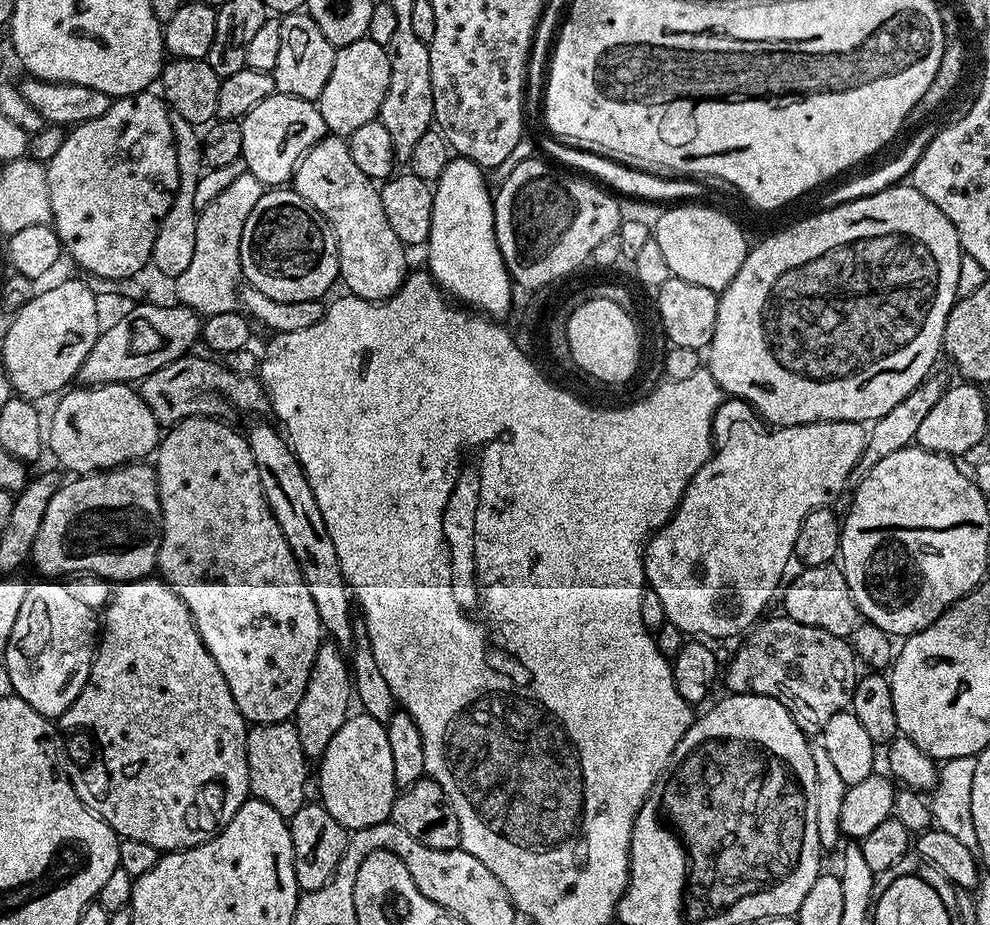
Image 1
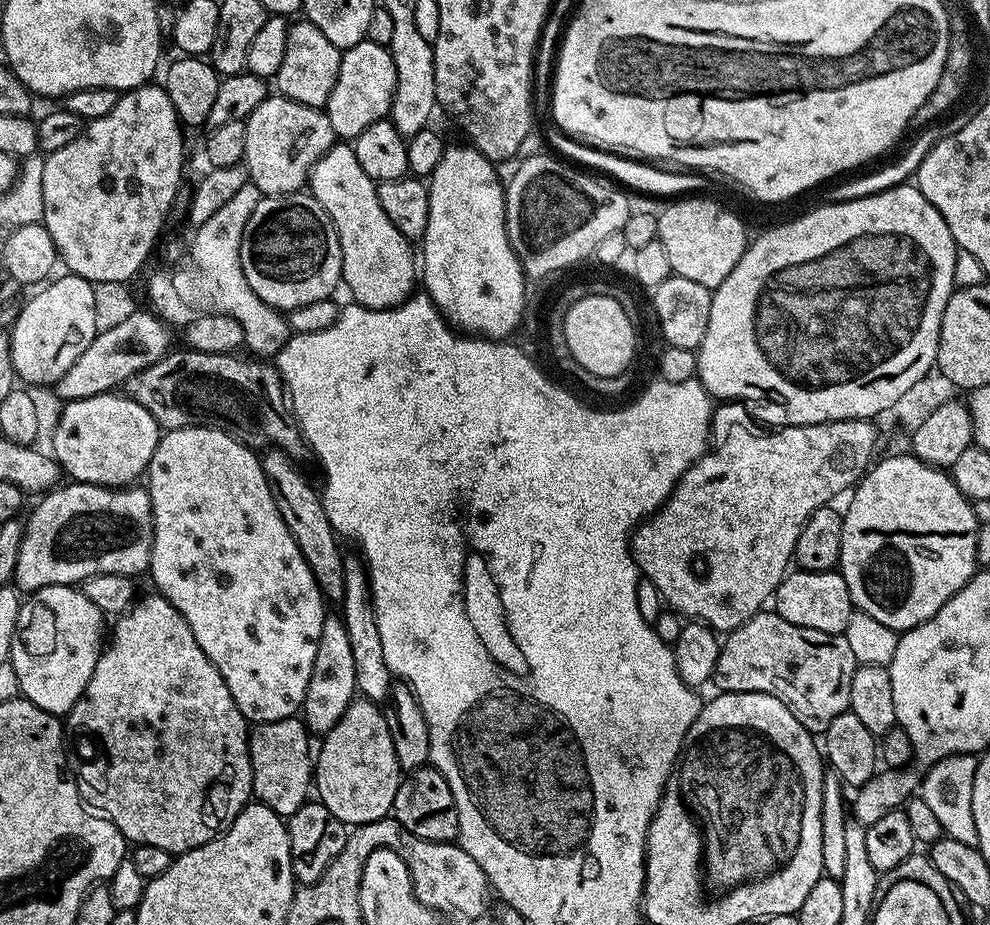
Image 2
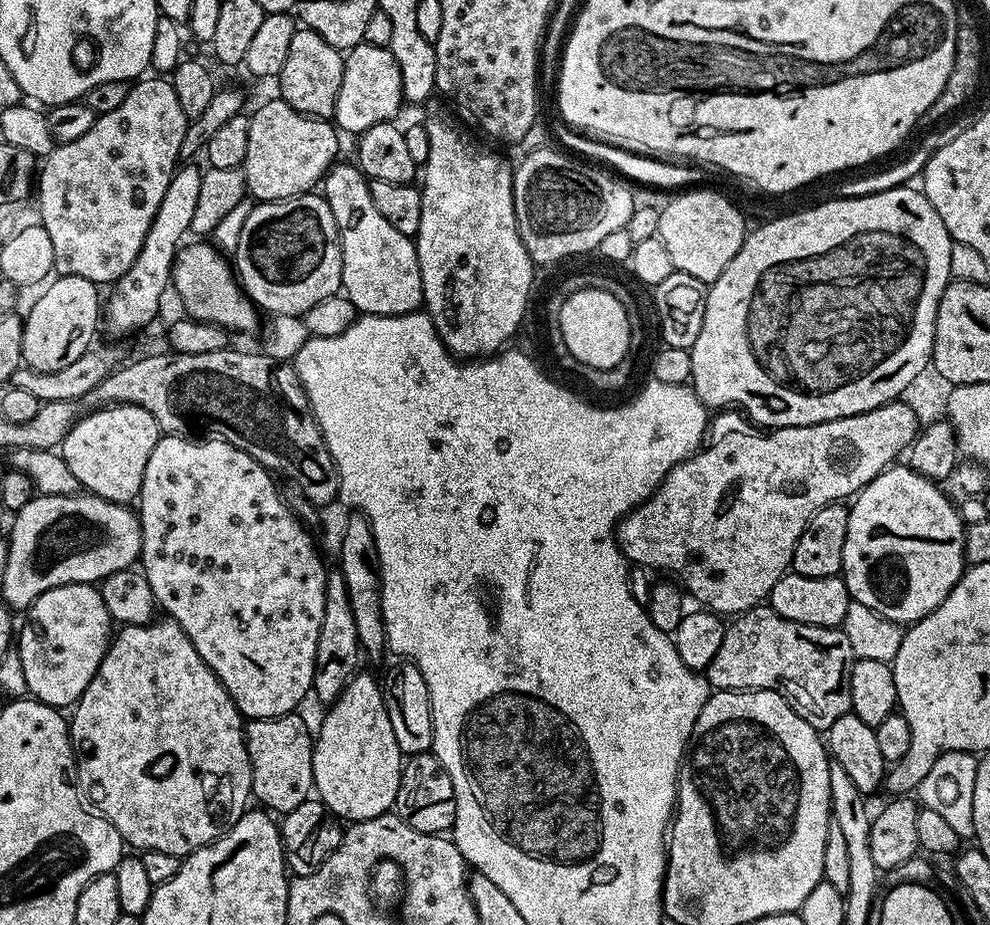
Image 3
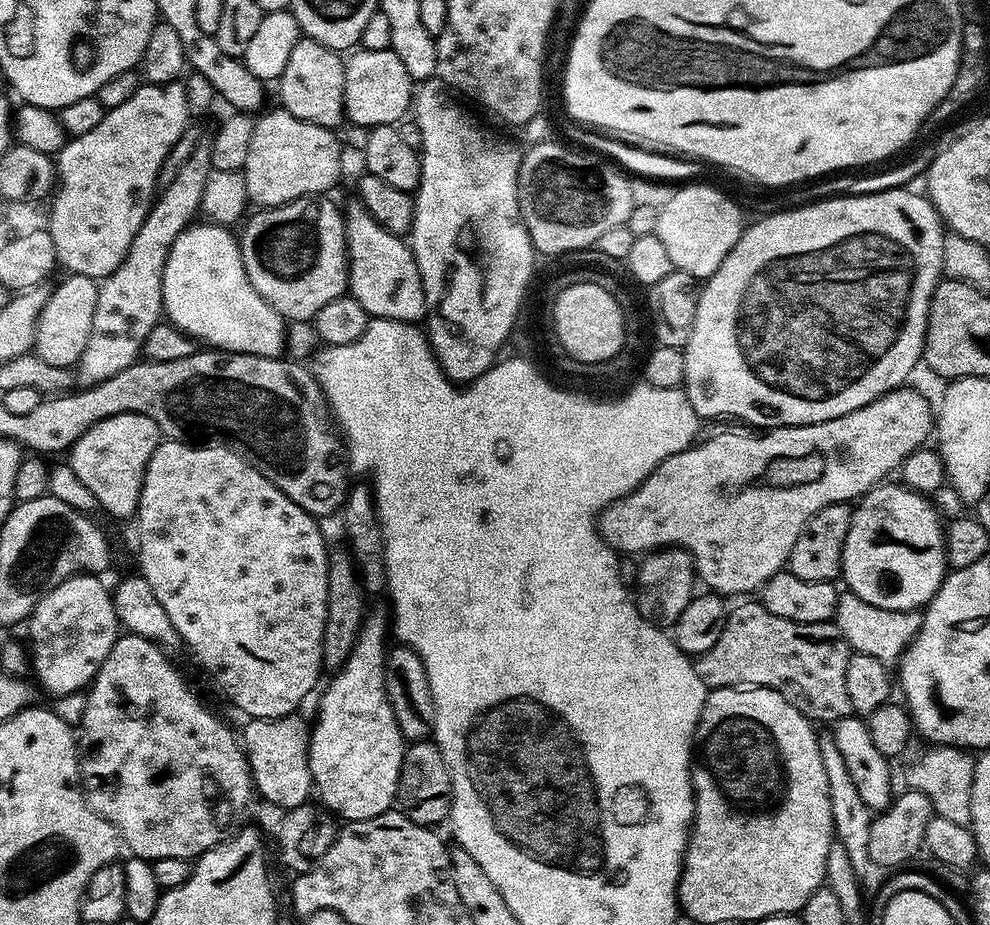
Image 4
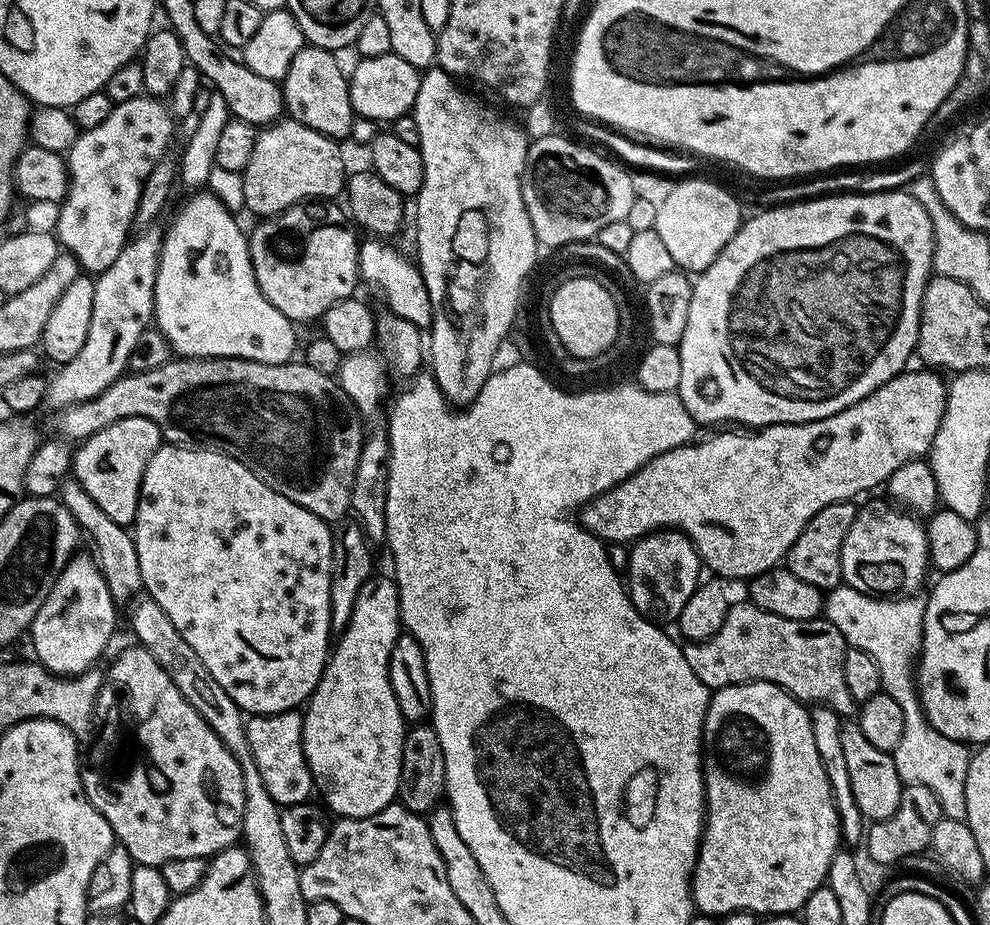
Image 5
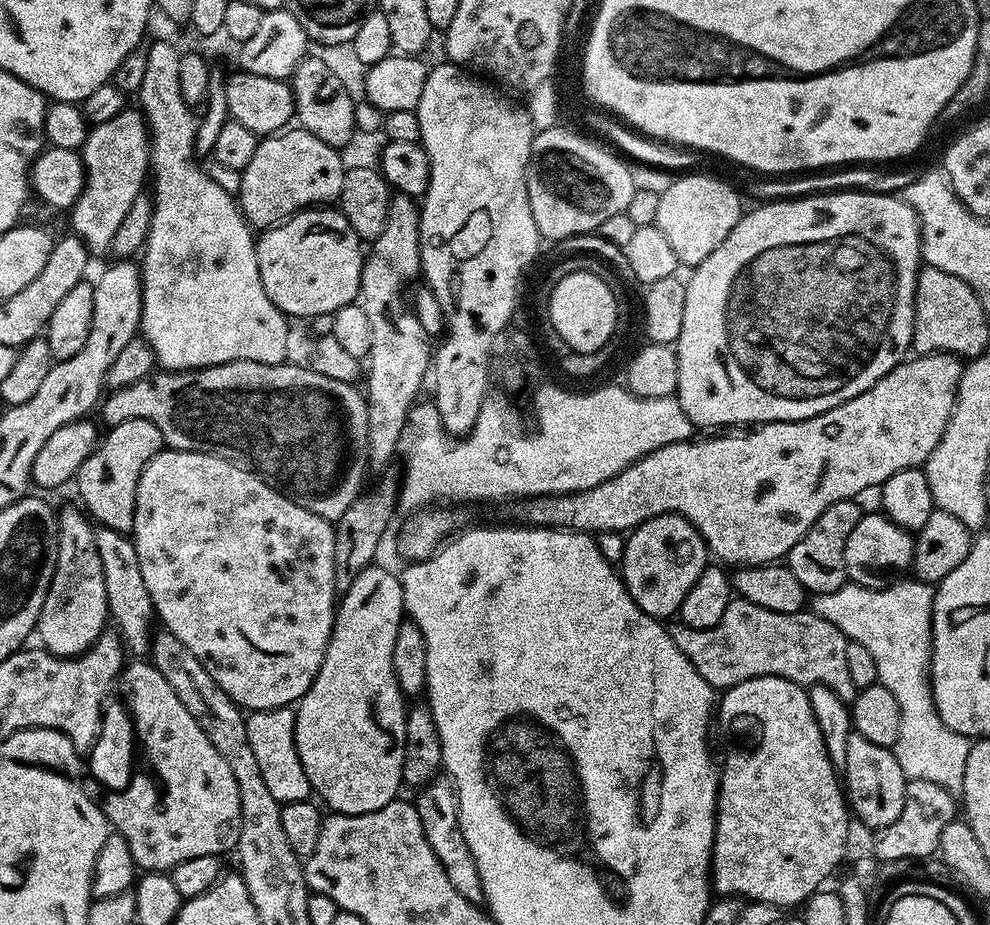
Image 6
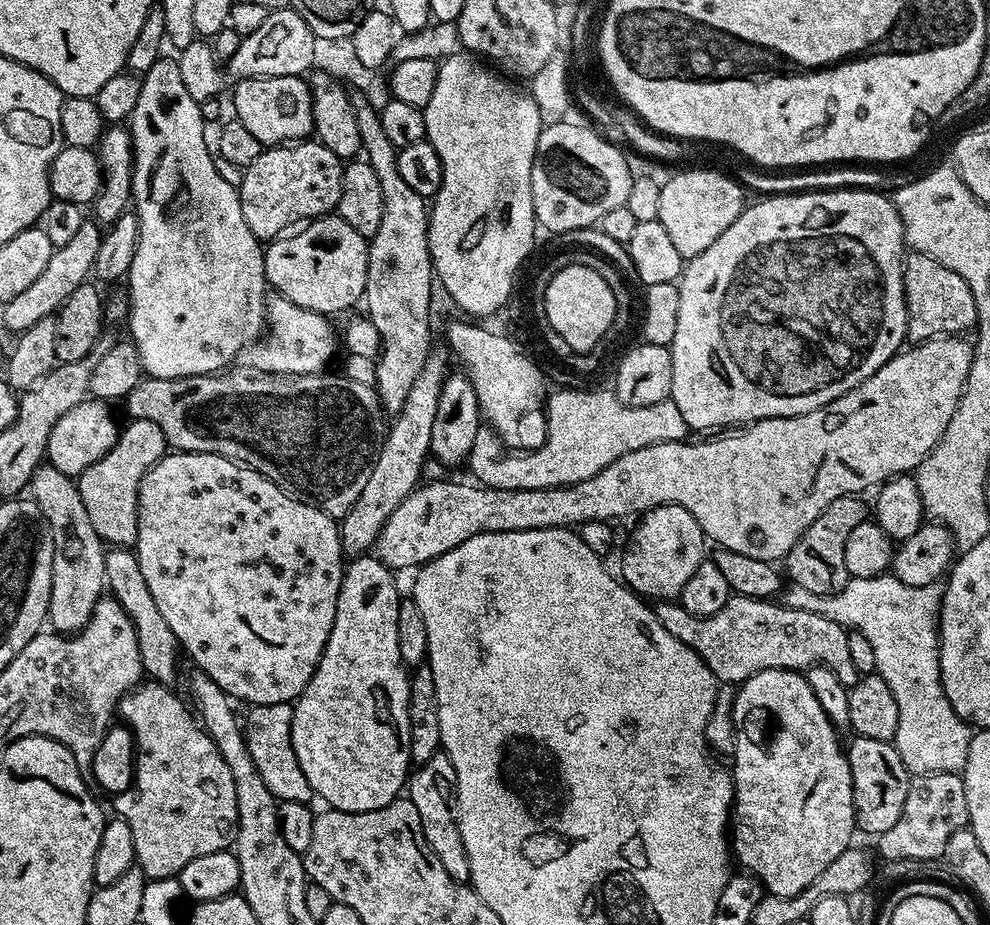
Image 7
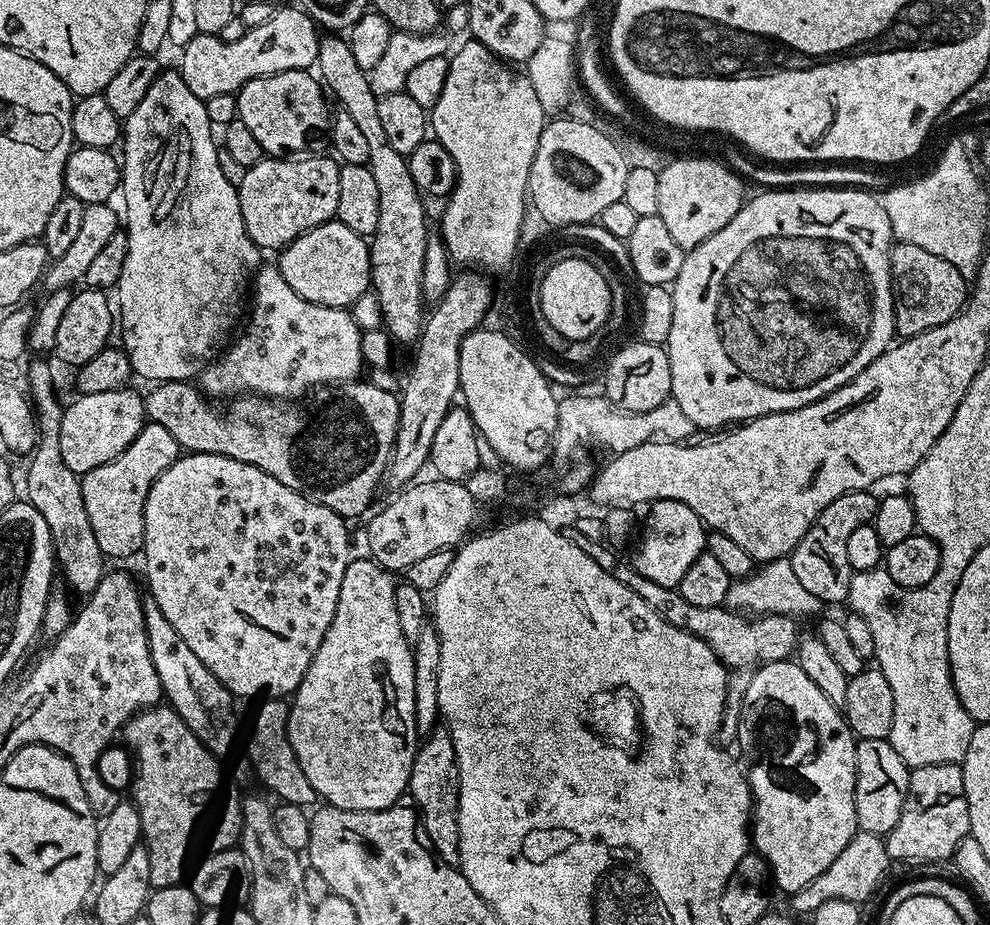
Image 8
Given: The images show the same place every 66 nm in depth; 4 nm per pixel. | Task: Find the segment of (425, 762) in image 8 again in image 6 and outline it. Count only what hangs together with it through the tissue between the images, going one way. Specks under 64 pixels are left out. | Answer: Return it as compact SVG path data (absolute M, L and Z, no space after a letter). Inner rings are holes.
M440 774L419 789L415 796L414 803L418 810L418 818L422 822L422 834L426 834L430 850L434 850L438 862L442 862L446 878L450 878L450 886L454 886L454 890L458 890L462 898L479 905L484 900L484 887L480 884L478 866L470 854L470 846L466 846L464 835L460 832L460 807L456 797L456 785L447 775Z

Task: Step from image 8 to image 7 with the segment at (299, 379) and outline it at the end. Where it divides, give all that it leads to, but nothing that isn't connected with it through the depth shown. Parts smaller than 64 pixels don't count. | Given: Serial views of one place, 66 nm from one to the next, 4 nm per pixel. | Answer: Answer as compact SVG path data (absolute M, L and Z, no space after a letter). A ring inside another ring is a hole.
M279 294L269 295L266 300L266 331L240 351L239 363L248 367L245 369L273 376L311 376L323 373L327 369L324 367L331 362L336 352L336 344L338 348L338 328L328 320L331 319L323 312L311 312L302 306L294 306Z

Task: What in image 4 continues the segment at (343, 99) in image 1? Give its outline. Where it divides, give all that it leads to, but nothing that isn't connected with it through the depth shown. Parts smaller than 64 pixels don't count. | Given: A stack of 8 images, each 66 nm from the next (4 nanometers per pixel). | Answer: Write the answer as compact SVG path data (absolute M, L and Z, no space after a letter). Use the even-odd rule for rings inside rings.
M360 48L349 56L352 57L347 57L344 65L345 117L361 124L364 130L371 130L383 124L399 125L409 115L414 104L414 81L406 66L402 66L402 58L398 58L398 54L391 48Z

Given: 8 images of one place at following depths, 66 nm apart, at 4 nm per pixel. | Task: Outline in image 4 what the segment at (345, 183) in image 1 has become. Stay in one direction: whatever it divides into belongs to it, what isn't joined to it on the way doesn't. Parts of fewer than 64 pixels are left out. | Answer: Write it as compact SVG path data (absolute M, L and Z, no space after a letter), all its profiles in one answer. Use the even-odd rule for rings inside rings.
M353 202L349 208L343 209L344 237L348 240L348 286L350 294L366 310L369 317L378 320L397 320L403 324L416 324L428 315L424 283L420 271L412 257L412 249L401 237L390 234L364 209L364 205Z

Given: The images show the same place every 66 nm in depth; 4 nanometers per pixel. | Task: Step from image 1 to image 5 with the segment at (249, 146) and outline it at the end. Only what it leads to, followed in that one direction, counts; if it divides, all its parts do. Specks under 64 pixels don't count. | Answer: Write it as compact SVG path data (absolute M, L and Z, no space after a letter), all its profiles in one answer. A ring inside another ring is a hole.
M281 118L274 124L261 127L254 142L254 155L250 157L250 166L242 173L245 184L245 204L247 211L252 211L256 218L277 216L293 208L295 204L305 202L328 202L346 188L346 171L344 156L340 153L341 145L328 136L310 130L310 126L300 124L291 118Z

